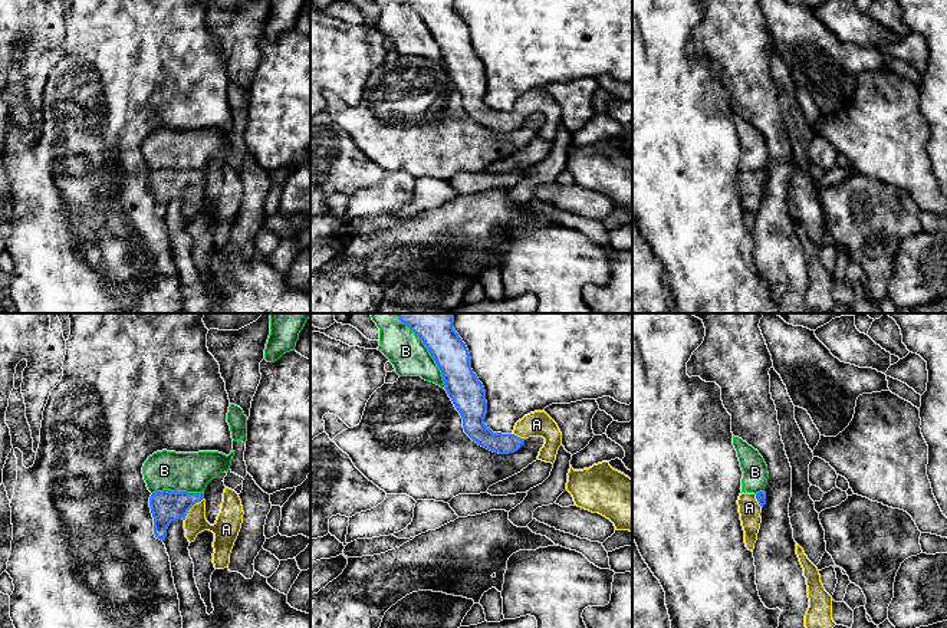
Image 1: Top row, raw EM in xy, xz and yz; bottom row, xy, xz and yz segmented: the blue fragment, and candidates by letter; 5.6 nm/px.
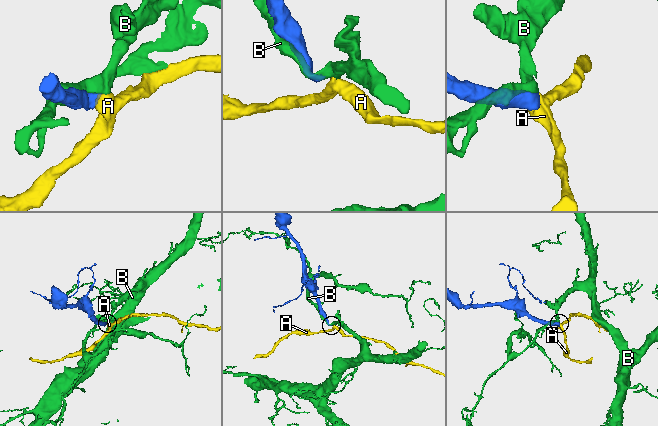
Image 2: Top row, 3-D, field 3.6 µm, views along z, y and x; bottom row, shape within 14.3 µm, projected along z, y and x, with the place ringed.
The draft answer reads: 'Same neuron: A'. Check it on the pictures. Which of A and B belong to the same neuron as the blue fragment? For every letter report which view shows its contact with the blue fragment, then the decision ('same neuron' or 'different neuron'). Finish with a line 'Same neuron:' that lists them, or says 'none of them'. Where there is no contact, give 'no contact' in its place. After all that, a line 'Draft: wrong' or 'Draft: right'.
A: xy | same neuron
B: xz | different neuron
Same neuron: A
Draft: right

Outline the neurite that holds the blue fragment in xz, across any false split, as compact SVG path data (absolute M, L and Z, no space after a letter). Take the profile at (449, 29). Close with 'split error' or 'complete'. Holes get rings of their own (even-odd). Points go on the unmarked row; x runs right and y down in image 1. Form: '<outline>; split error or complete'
M402 0L405 1L427 24L430 33L441 49L445 69L451 76L456 88L463 96L464 111L479 124L499 132L517 129L529 115L543 115L545 122L539 129L537 138L555 141L559 125L562 124L562 111L558 102L545 91L535 89L525 93L514 103L512 112L493 111L486 102L487 92L486 69L471 47L468 27L458 11L454 9L454 0Z; split error

